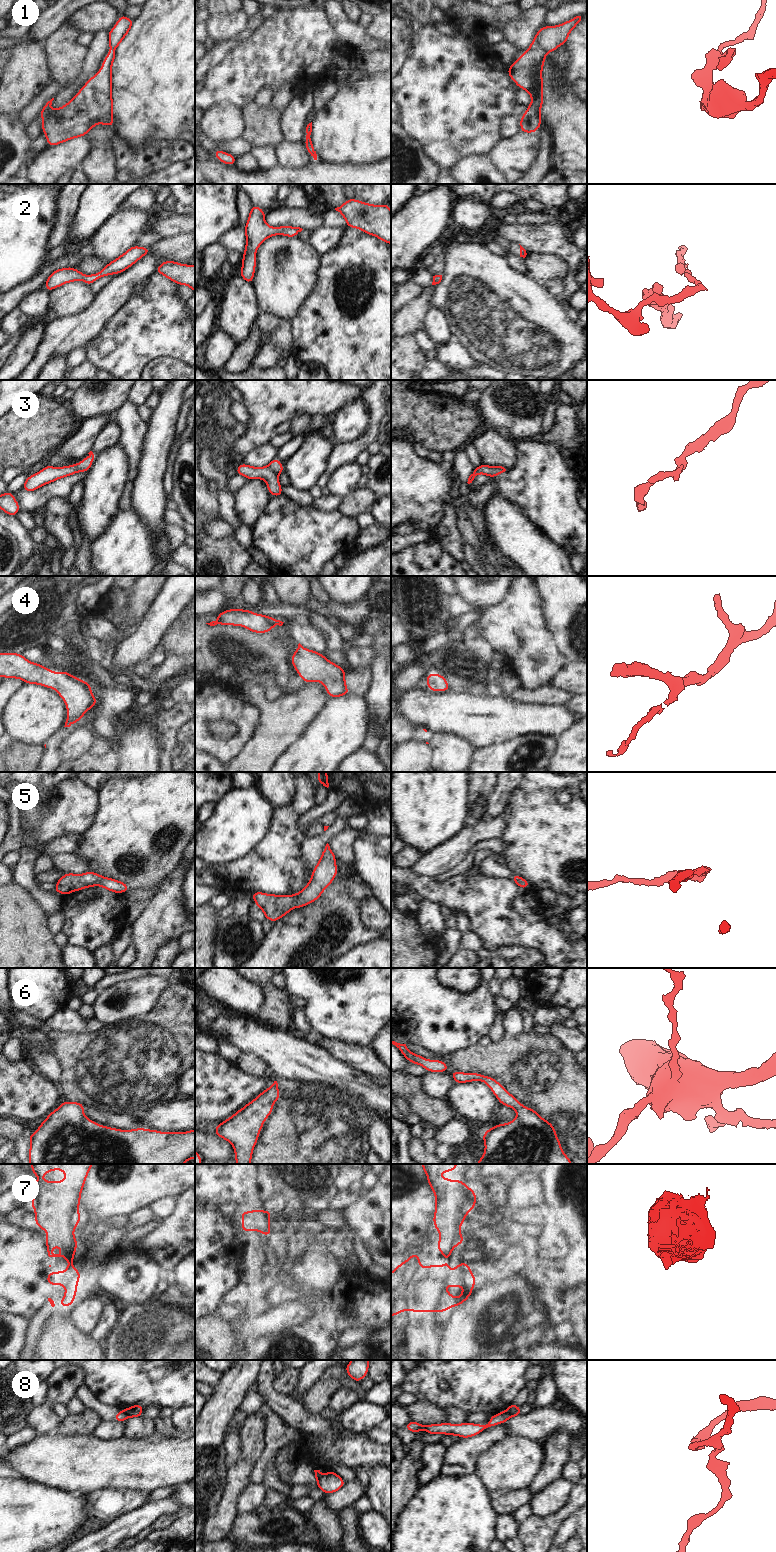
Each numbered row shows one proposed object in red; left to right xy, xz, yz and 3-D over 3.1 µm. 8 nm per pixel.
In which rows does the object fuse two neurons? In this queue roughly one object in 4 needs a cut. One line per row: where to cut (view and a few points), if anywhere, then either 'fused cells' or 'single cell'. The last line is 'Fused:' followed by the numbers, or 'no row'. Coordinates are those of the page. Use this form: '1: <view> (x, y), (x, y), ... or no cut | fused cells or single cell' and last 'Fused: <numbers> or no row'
1: no cut | single cell
2: no cut | single cell
3: no cut | single cell
4: no cut | single cell
5: no cut | single cell
6: no cut | single cell
7: no cut | single cell
8: xy (122, 1410), (127, 1416) | fused cells
Fused: 8

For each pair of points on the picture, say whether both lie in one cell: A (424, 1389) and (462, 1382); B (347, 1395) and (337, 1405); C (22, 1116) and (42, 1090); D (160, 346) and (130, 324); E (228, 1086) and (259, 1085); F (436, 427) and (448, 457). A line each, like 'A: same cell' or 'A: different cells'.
A: same cell
B: same cell
C: same cell
D: same cell
E: same cell
F: different cells

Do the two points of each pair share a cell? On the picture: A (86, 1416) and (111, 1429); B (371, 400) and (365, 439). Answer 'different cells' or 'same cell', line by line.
A: different cells
B: same cell

